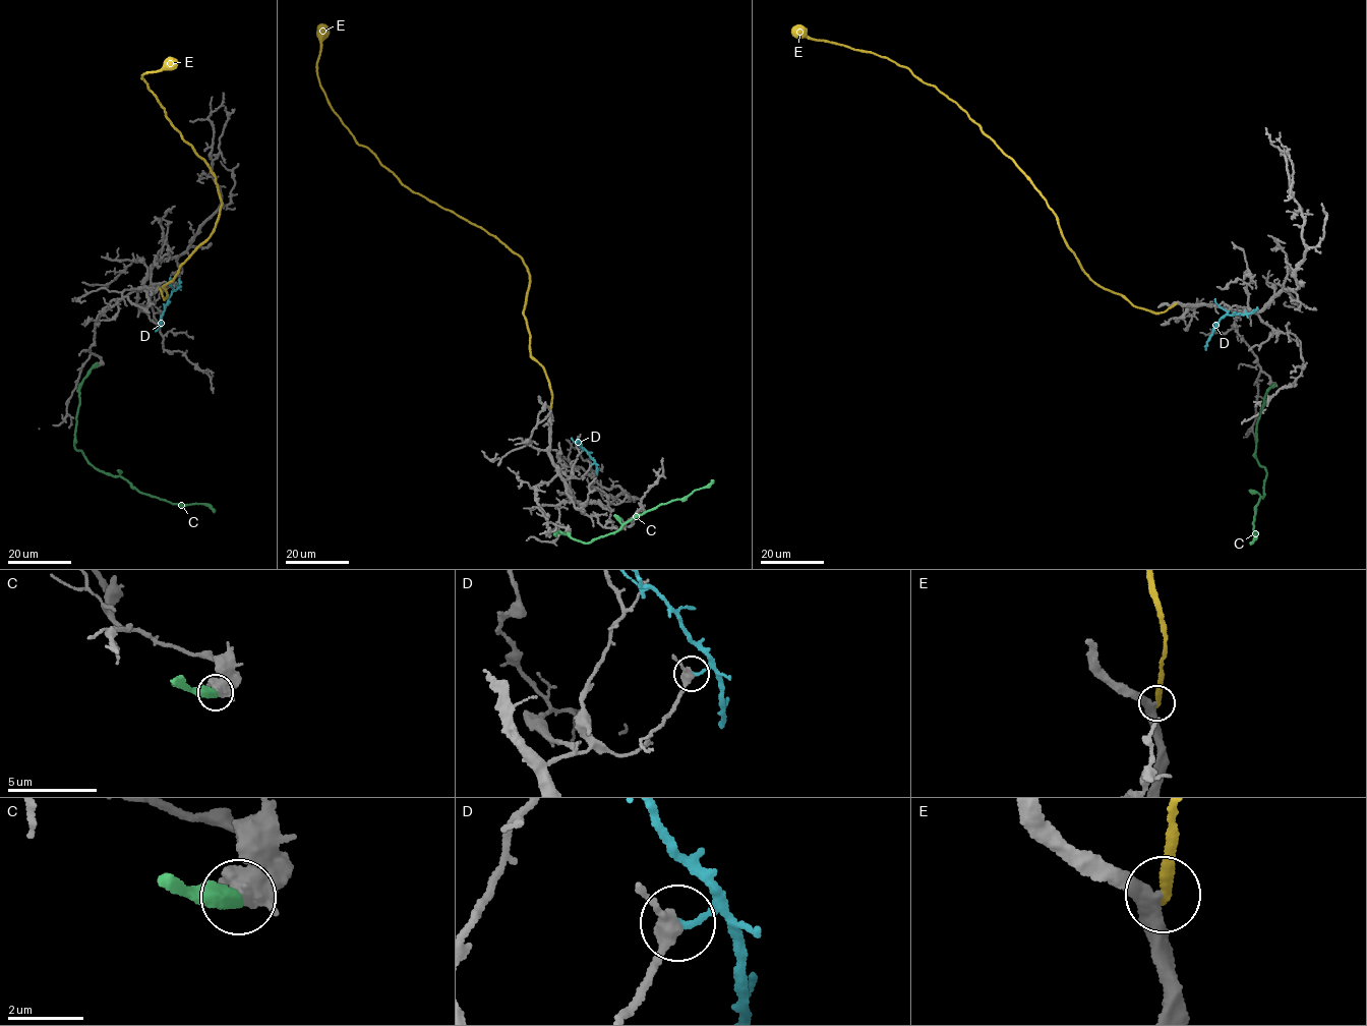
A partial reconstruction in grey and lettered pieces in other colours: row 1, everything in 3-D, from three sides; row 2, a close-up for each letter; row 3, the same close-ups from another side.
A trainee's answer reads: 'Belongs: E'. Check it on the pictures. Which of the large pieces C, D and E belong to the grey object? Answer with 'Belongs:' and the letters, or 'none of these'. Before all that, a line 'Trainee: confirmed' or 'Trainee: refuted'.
Trainee: refuted
Belongs: none of these

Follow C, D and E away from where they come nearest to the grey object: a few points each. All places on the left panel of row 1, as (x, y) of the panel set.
C: (97, 365), (79, 389), (75, 447), (97, 468), (122, 477), (143, 494), (173, 503), (204, 504), (214, 512)
D: (176, 285), (179, 287), (170, 296), (155, 331)
E: (160, 288), (165, 299), (163, 286), (210, 236), (222, 202), (211, 169), (142, 78), (174, 61)

